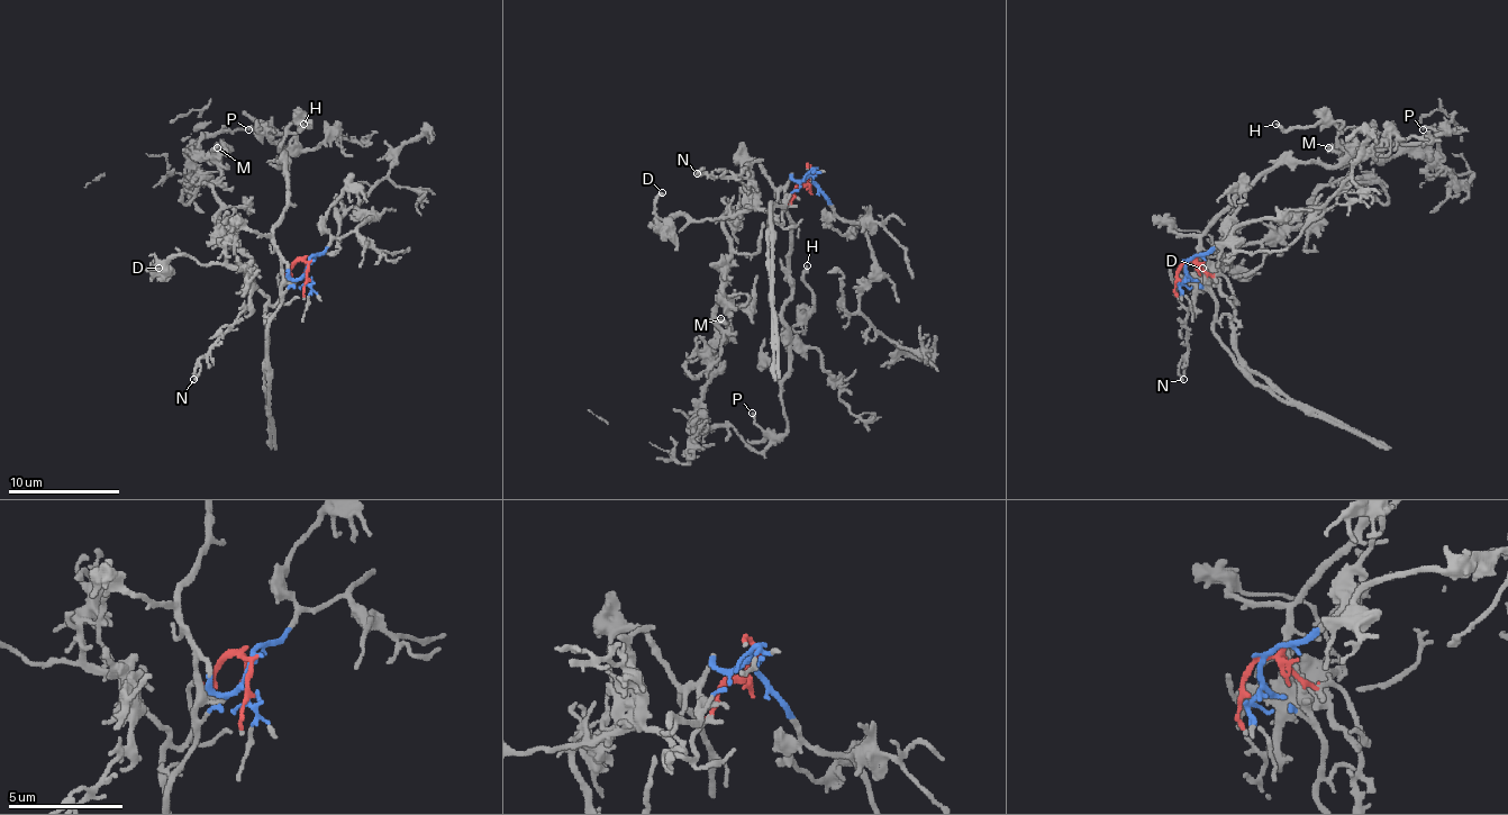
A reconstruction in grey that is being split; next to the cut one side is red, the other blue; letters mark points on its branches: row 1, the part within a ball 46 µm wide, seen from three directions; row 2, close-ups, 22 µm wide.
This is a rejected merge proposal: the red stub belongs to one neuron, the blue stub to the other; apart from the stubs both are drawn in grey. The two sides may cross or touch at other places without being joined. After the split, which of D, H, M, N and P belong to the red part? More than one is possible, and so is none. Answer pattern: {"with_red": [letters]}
{"with_red": ["D", "M", "N"]}

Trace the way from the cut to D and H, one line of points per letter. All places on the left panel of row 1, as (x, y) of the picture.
D: (308, 262), (297, 262), (280, 275), (274, 304), (227, 264), (196, 262), (182, 253), (151, 268), (160, 268)
H: (308, 262), (293, 279), (274, 242), (285, 206), (285, 130), (297, 121), (308, 127), (299, 130), (302, 125)

